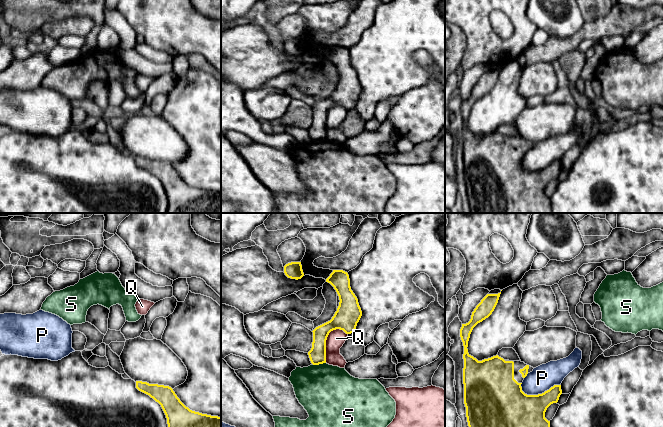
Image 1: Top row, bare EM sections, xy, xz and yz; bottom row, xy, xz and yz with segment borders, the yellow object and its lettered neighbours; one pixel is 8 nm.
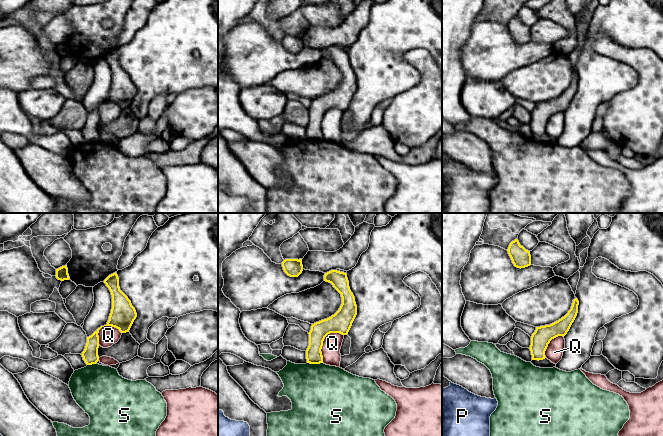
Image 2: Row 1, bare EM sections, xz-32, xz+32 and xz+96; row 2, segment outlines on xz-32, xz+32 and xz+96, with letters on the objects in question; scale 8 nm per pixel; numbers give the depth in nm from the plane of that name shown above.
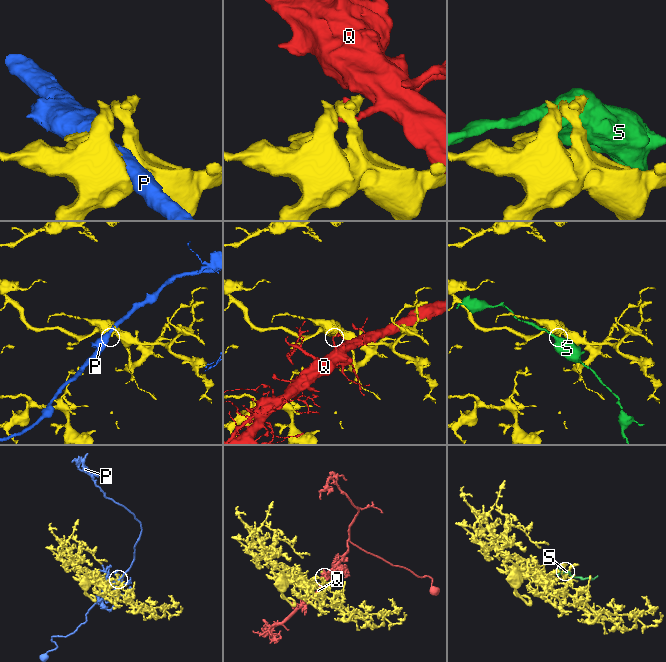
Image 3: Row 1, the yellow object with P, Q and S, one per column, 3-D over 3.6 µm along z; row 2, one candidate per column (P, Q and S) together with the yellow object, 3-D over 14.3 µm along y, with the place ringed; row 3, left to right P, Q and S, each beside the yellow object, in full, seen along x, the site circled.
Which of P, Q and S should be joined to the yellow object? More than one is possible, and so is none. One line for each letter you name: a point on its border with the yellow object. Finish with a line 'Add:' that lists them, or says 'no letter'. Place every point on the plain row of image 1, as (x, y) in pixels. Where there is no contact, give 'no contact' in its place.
Add: no letter

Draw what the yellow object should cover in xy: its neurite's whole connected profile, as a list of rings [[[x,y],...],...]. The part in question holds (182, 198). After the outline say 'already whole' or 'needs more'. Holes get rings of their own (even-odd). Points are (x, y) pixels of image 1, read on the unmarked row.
[[[136,157],[136,164],[161,181],[168,200],[166,213],[221,213],[221,193],[190,186],[171,163]]] | already whole

